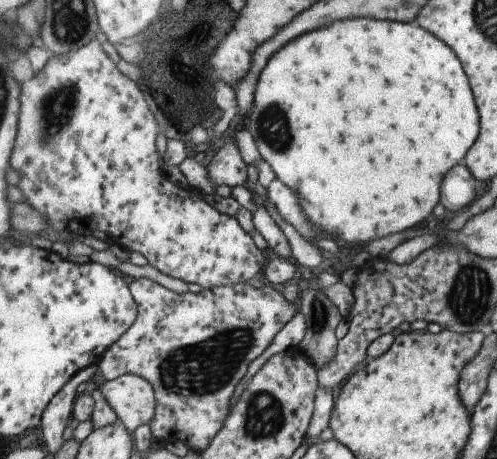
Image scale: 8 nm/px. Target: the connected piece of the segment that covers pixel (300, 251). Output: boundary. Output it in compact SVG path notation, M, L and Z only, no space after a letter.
M270 204L269 211L272 213L272 216L276 218L276 222L282 224L284 232L287 234L290 244L292 244L294 259L303 266L318 266L324 260L321 250L302 237L302 234L296 230L296 226L292 226L292 224L282 216L282 212L278 210L276 204L274 204L274 206Z

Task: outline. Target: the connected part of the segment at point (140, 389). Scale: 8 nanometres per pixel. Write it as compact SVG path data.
M128 373L108 381L102 374L91 389L102 387L120 421L134 434L140 426L152 425L157 418L157 390L145 377Z

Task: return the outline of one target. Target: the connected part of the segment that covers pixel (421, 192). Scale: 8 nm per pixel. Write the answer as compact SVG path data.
M370 18L334 22L316 32L302 34L302 38L294 40L294 44L278 52L278 56L274 56L272 64L266 68L266 74L262 74L257 104L249 118L249 131L253 134L259 151L271 165L277 178L298 194L302 202L302 212L308 218L308 222L322 228L323 237L346 240L348 244L368 242L374 238L385 237L387 234L404 232L420 224L428 216L432 216L434 206L440 202L442 176L446 176L450 168L462 163L462 158L476 142L480 130L480 119L472 87L452 48L416 23L388 22Z

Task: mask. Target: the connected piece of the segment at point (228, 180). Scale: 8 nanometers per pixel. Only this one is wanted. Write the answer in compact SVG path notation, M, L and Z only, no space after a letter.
M228 140L225 146L214 156L212 164L208 166L211 179L220 185L249 186L248 162L242 156L238 140Z

